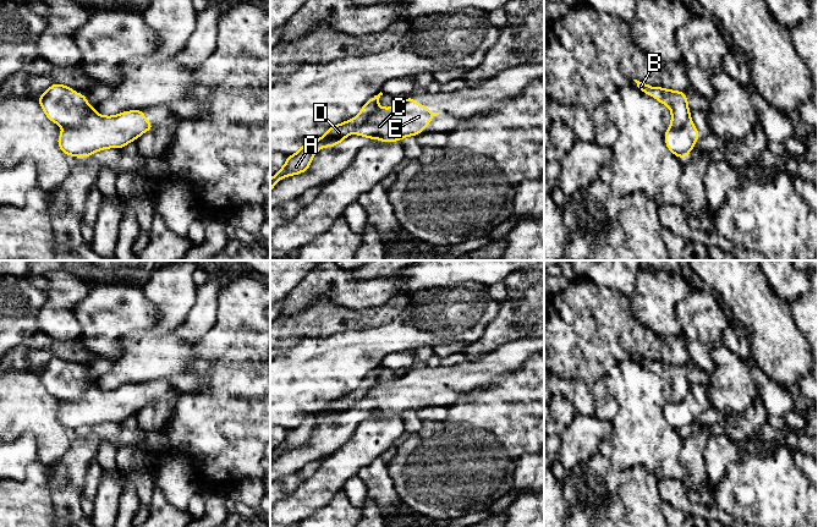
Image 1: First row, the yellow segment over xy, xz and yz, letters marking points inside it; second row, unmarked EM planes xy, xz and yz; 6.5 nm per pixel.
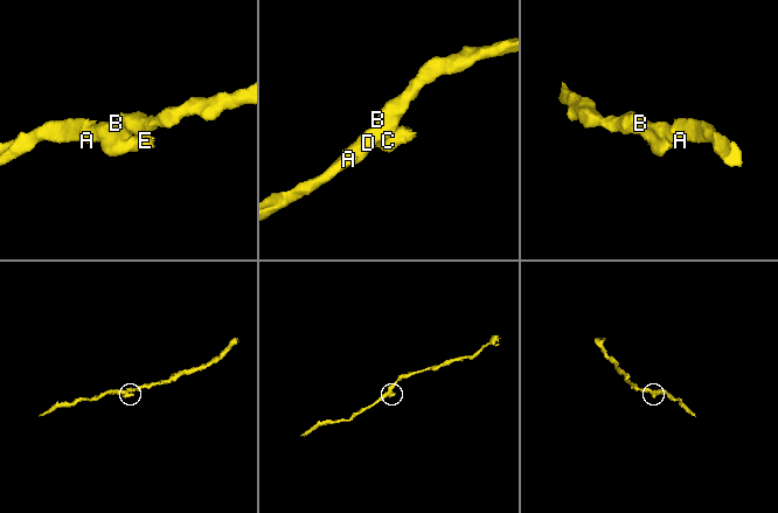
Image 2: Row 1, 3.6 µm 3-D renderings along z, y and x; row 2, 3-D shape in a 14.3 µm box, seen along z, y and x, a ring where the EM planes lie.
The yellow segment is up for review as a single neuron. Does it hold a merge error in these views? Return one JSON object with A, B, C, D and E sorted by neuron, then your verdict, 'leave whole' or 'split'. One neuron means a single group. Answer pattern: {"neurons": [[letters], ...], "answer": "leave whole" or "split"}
{"neurons": [["A", "B", "D"], ["C", "E"]], "answer": "split"}

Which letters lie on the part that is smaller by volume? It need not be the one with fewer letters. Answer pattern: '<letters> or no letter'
C, E

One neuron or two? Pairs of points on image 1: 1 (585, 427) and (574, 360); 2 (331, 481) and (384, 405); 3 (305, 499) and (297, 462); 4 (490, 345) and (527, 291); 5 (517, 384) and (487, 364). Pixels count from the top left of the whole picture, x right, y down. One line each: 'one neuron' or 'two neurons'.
1: two neurons
2: two neurons
3: two neurons
4: one neuron
5: two neurons

